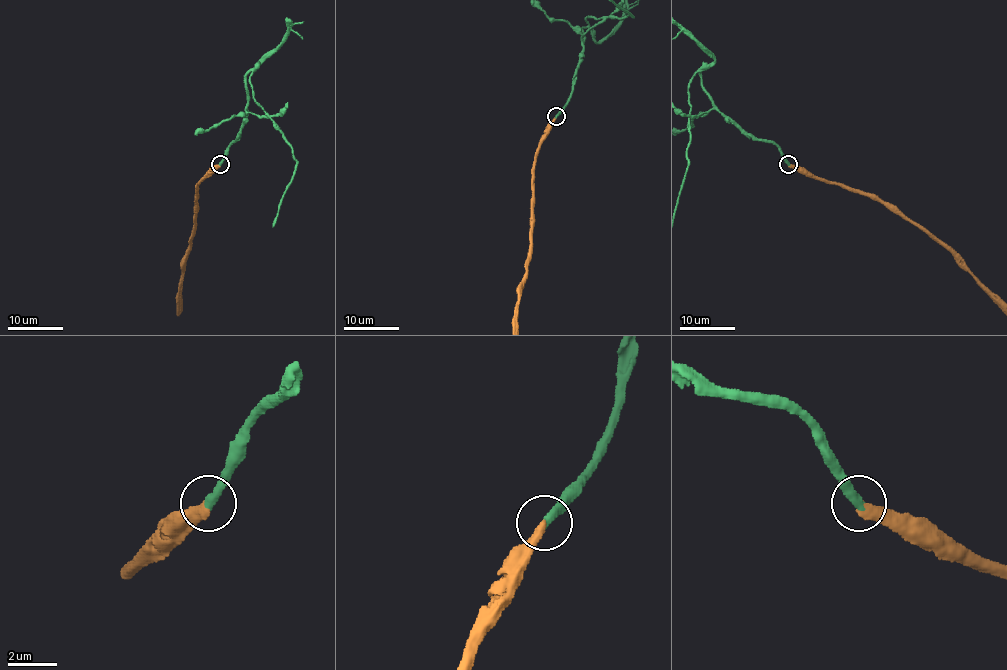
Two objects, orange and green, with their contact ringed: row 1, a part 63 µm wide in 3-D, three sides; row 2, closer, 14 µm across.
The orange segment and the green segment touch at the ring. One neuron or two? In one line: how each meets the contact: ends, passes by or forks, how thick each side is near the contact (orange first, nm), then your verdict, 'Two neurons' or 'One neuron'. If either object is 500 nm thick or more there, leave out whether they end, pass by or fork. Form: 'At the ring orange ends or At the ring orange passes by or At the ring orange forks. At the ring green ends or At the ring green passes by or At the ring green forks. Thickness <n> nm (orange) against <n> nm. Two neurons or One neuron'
At the ring orange ends. At the ring green ends. Thickness 440 nm (orange) against 400 nm. One neuron

